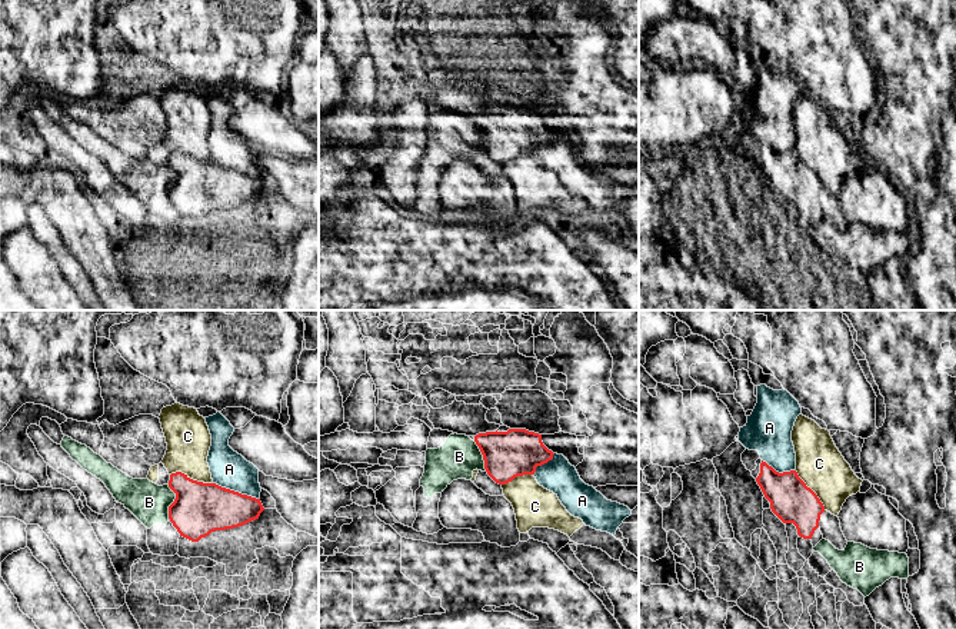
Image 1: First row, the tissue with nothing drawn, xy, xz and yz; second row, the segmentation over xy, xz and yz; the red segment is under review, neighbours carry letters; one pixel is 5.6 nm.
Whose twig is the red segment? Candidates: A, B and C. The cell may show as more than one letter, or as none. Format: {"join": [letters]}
{"join": []}

